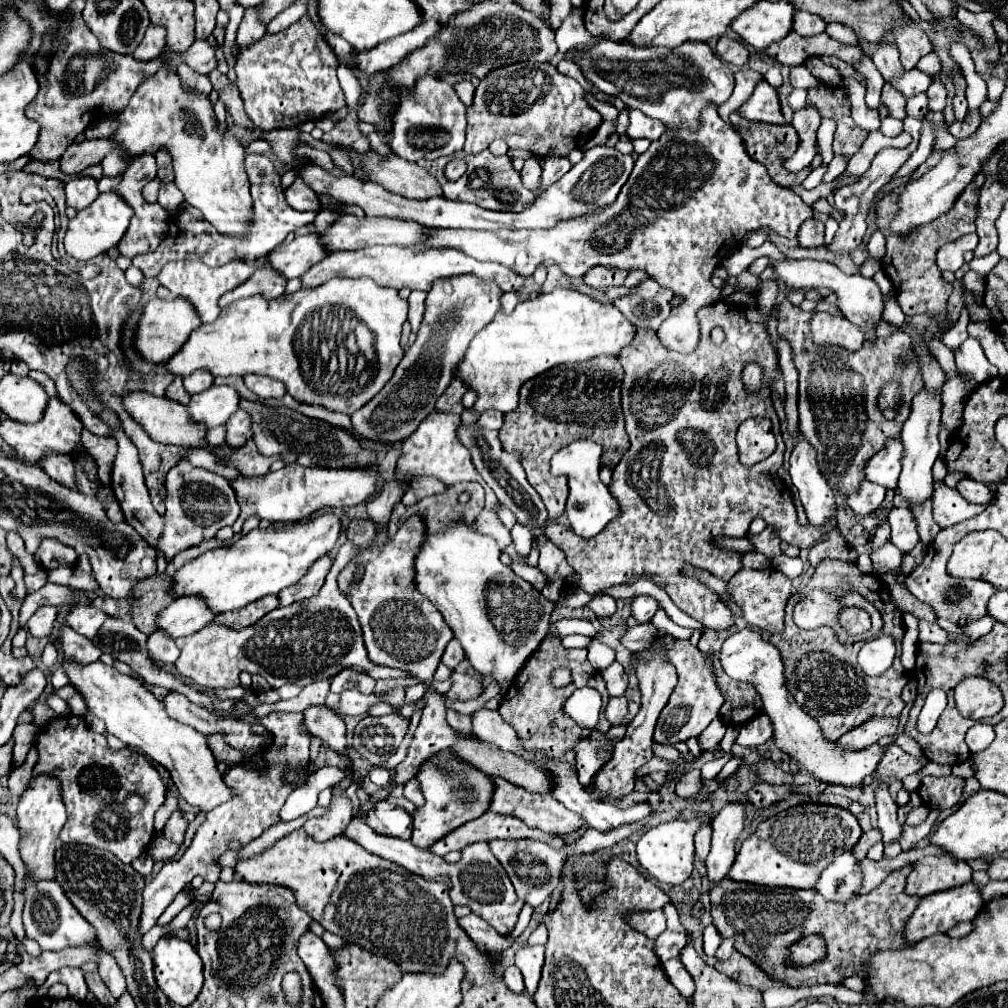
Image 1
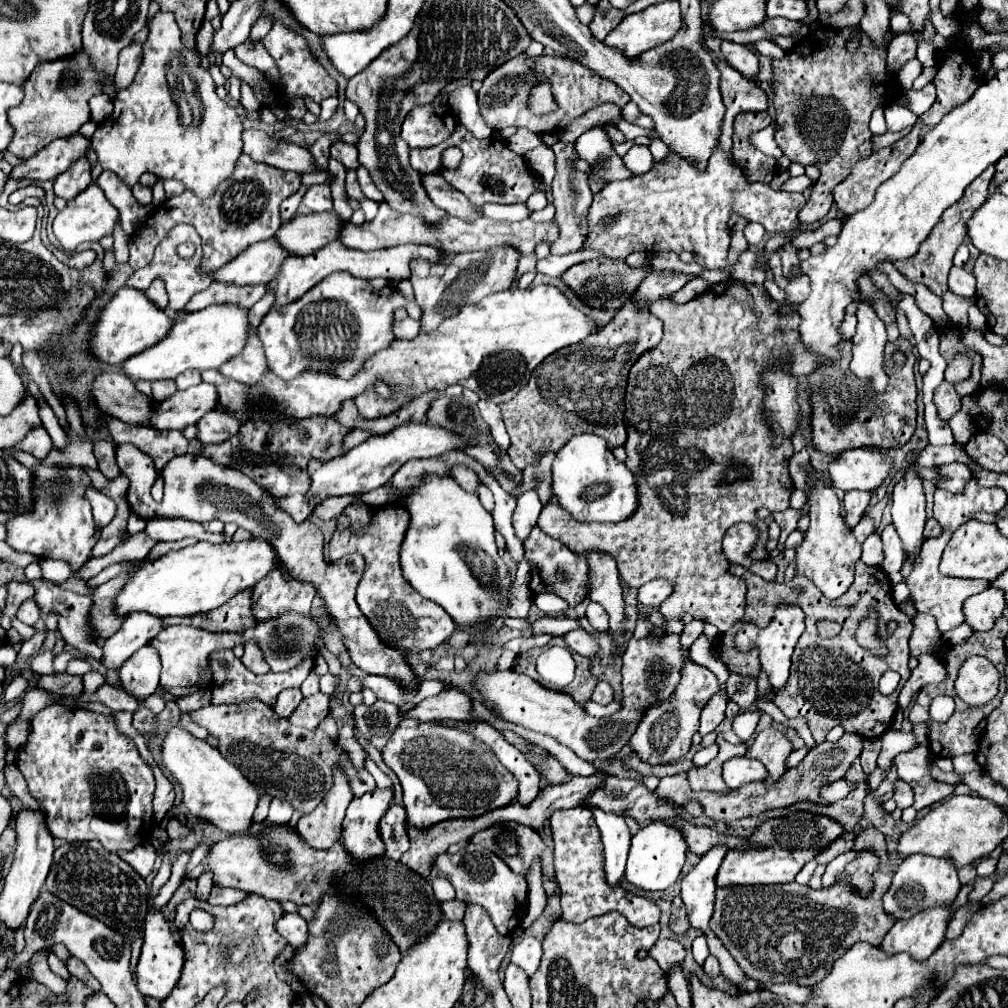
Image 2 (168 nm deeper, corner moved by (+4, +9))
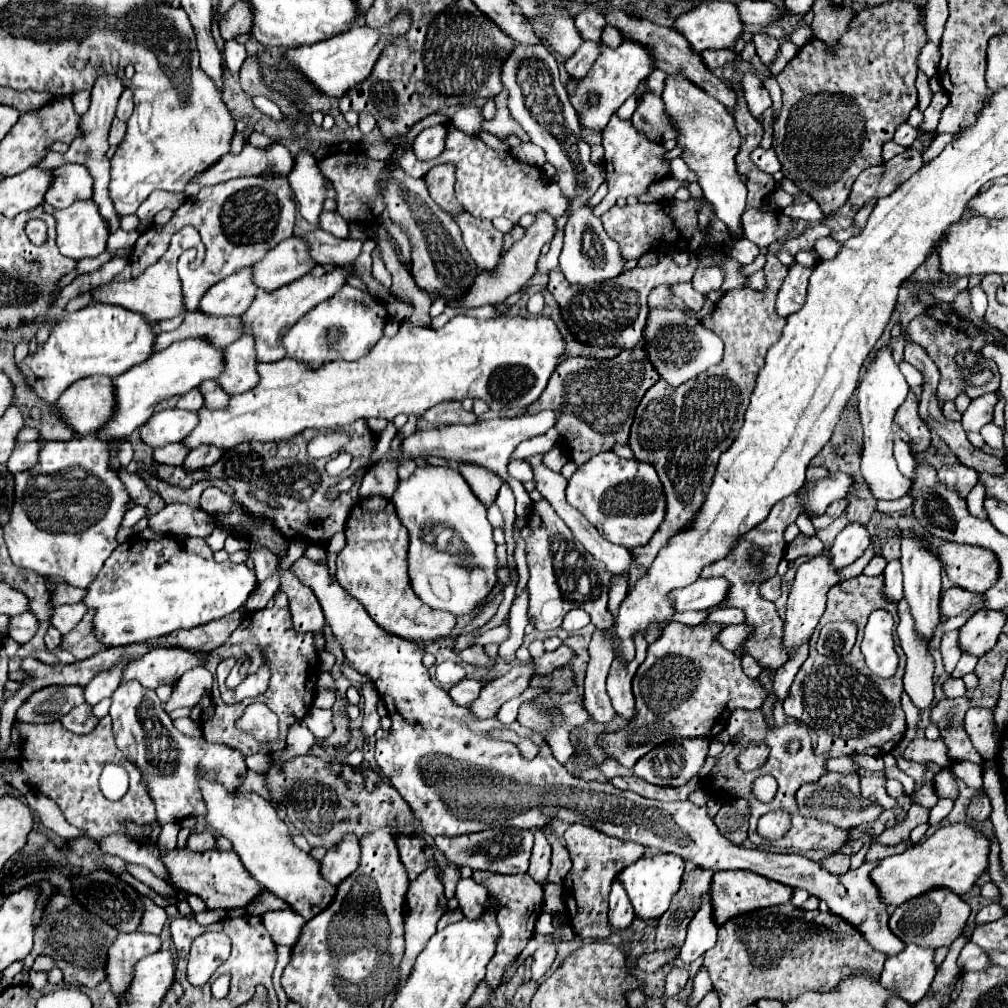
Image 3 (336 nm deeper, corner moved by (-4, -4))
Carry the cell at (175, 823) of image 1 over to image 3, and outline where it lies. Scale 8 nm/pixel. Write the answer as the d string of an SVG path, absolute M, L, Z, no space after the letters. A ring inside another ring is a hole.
M192 832L190 838L188 838L188 844L186 844L190 850L196 850L196 852L206 852L206 850L212 850L216 848L216 836L210 834L210 832Z

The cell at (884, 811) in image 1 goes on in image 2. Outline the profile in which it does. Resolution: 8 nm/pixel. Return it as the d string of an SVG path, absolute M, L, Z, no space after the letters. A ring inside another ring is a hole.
M888 729L884 735L882 735L882 751L880 751L880 757L878 757L878 767L886 771L890 771L890 765L892 765L892 759L900 753L900 751L912 751L918 747L918 739L912 731L894 731L894 729Z

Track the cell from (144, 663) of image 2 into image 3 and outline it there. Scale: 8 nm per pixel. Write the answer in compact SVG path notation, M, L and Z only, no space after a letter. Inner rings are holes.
M124 682L116 688L112 694L110 718L114 742L124 758L140 768L148 796L154 800L156 820L160 824L206 814L206 804L196 782L198 772L224 784L228 792L236 792L246 776L248 768L240 750L210 744L204 738L192 738L176 730L170 716L162 708L162 700L154 690L140 686L140 682Z

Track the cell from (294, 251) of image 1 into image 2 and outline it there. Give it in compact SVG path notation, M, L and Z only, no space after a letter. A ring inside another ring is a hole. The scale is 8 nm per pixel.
M270 237L266 241L250 245L248 251L240 253L240 257L232 259L212 275L216 281L236 285L270 283L280 273L280 265L286 257L290 257L288 249L284 249L276 237Z

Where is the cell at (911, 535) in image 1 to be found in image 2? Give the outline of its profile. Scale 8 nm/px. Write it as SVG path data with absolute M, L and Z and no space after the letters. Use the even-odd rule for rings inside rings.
M890 523L884 527L882 531L882 543L884 543L884 563L882 563L882 569L886 573L894 573L894 571L900 571L906 555L904 555L904 547L902 547L902 541L900 541L900 535L896 533L896 527Z

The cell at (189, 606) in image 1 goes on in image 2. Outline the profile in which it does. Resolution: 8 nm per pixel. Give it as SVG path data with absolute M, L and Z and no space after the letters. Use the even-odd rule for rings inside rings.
M132 613L124 625L104 643L104 665L120 669L122 663L164 629L164 619L152 613Z

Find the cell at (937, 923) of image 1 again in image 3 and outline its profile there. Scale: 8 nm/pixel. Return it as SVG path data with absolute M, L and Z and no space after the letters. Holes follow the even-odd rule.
M906 944L906 950L902 954L886 960L880 974L882 988L894 992L898 998L914 1006L924 998L936 976L936 966L932 960L934 950Z

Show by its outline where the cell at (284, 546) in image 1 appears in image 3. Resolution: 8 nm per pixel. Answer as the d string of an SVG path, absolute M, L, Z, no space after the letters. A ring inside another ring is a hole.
M146 528L140 534L134 534L126 544L120 544L110 558L104 562L100 574L94 578L94 582L86 588L84 604L86 608L94 610L92 618L92 630L98 642L104 646L126 646L134 642L148 642L152 638L166 636L180 628L196 628L202 624L208 624L216 618L222 618L230 612L236 612L244 606L248 594L256 588L256 576L254 570L250 570L244 564L232 564L206 560L198 554L186 552L184 544L164 532L156 532L152 528Z

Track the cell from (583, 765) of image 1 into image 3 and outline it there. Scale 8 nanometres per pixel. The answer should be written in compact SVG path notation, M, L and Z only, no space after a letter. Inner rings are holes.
M670 622L664 634L648 646L646 660L640 664L632 690L636 698L636 714L628 726L616 734L604 734L600 746L614 756L624 768L632 768L644 754L662 742L676 738L708 738L718 736L736 708L756 710L768 698L758 678L742 672L740 656L716 642L724 624L704 622L700 626L684 626Z

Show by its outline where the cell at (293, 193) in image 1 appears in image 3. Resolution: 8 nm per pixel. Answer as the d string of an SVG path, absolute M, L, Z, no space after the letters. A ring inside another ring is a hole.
M322 212L320 216L320 228L330 232L336 238L350 238L350 230L348 230L348 222L338 214L338 212Z

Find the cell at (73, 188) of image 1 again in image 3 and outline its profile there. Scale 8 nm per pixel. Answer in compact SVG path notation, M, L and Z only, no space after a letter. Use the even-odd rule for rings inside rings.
M62 164L54 168L44 202L54 208L66 208L80 198L92 198L92 176L86 166Z

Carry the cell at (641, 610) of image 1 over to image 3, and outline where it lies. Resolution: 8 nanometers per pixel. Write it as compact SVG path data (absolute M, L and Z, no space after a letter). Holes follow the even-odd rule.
M724 576L700 578L692 586L676 590L672 598L676 602L676 612L718 608L728 598L728 580Z

